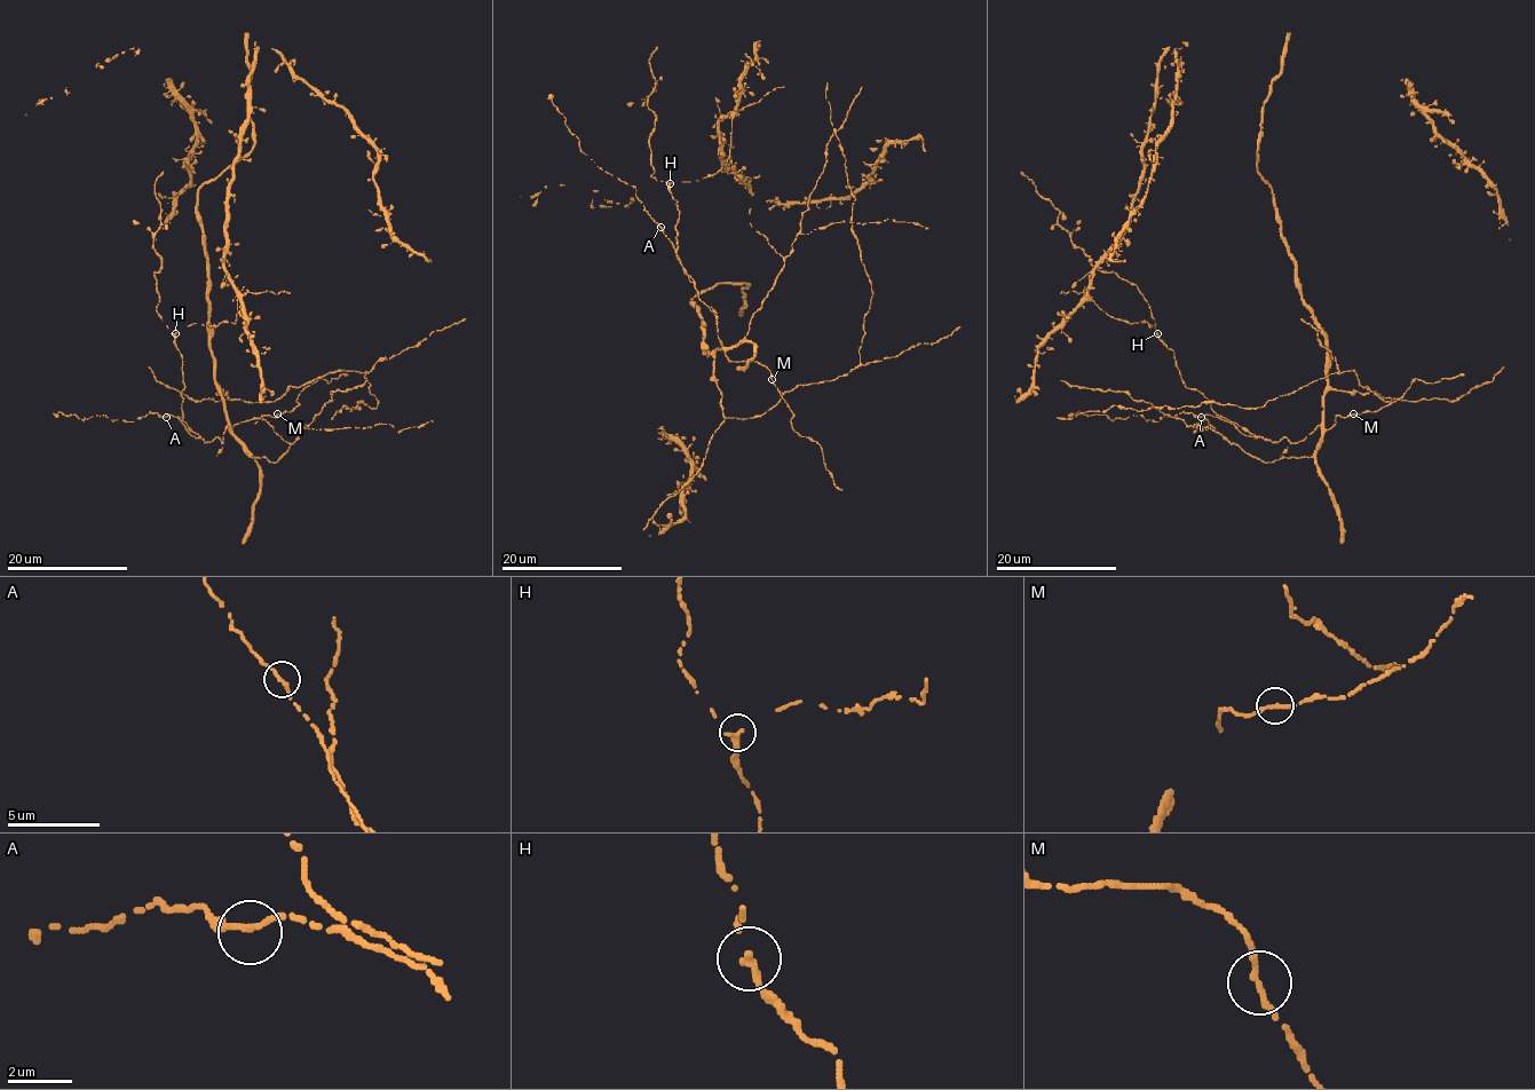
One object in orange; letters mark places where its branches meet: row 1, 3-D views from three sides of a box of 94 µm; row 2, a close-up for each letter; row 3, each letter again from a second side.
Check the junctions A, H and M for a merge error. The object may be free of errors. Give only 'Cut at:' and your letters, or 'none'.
Cut at: none

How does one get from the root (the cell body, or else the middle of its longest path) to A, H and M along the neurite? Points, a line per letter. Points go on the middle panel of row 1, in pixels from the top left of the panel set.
A: (677, 208), (675, 249), (661, 227)
H: (677, 208), (670, 183)
M: (677, 208), (677, 257), (698, 297), (717, 316), (725, 356), (732, 362), (764, 364), (772, 380)

